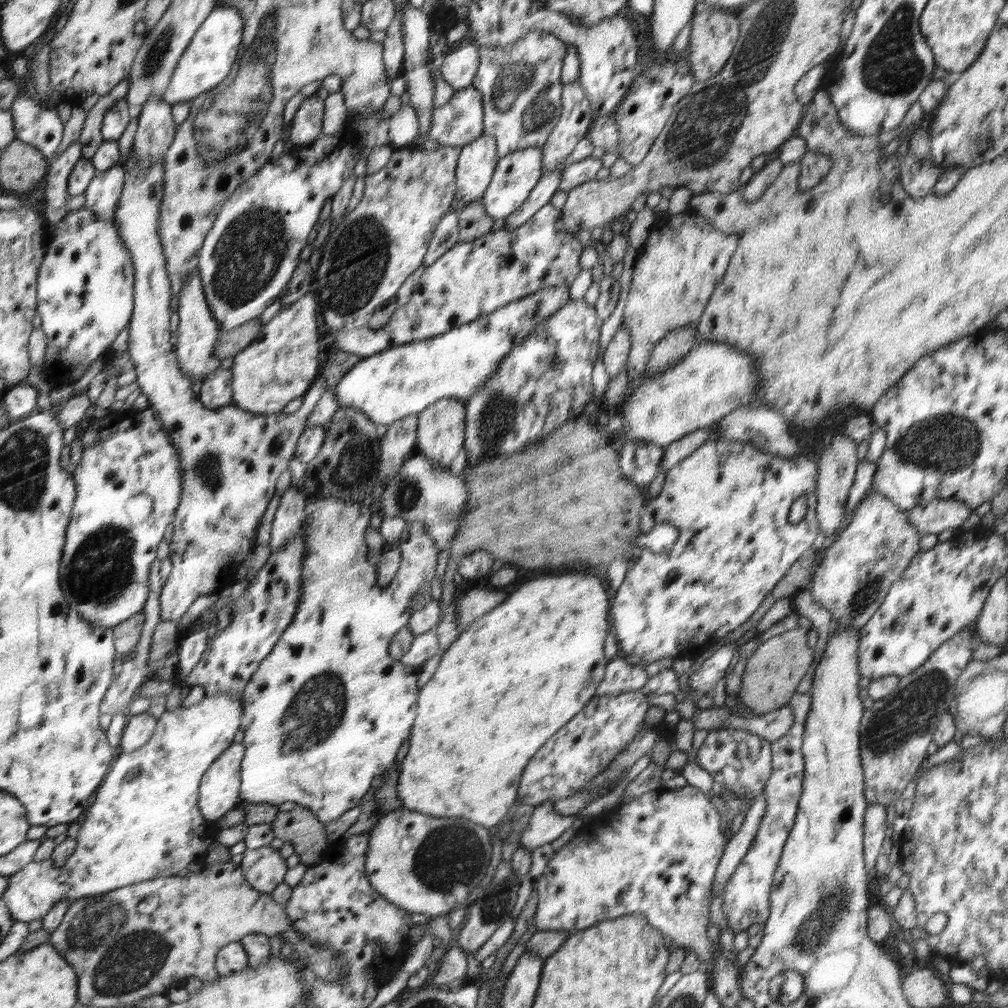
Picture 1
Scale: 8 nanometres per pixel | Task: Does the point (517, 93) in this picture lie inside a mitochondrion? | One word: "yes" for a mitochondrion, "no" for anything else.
yes

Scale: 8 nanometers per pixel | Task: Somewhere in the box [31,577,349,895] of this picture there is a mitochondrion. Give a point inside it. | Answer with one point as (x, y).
(132, 774)

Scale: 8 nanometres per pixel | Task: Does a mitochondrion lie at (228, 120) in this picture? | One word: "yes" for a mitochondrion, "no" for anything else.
yes

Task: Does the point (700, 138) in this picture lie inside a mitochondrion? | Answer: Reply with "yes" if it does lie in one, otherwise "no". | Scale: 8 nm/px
yes

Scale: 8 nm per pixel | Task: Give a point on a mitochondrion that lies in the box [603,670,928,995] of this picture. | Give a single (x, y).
(822, 905)

